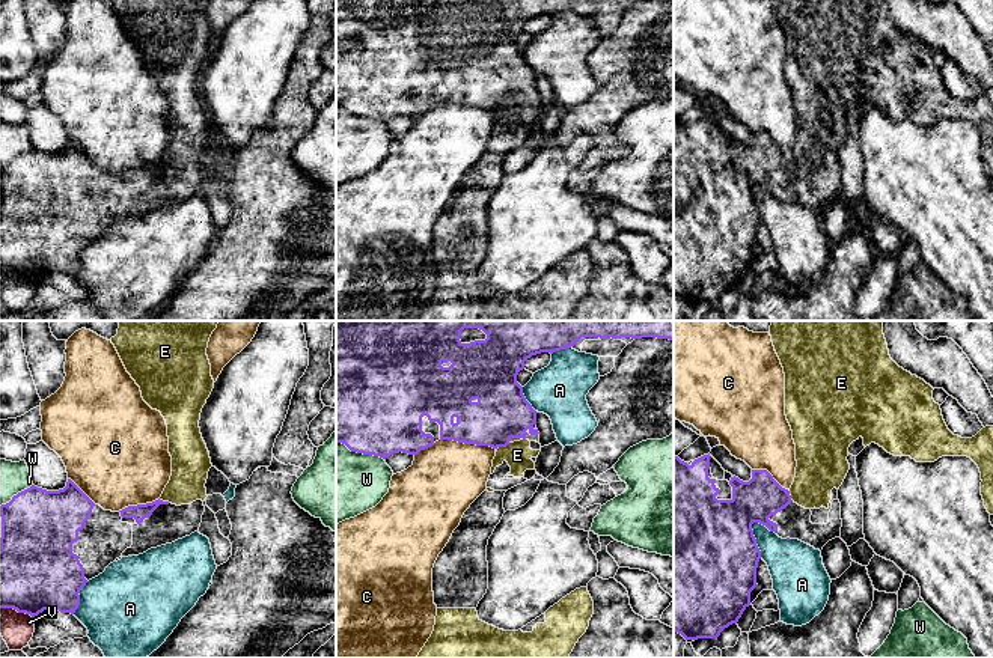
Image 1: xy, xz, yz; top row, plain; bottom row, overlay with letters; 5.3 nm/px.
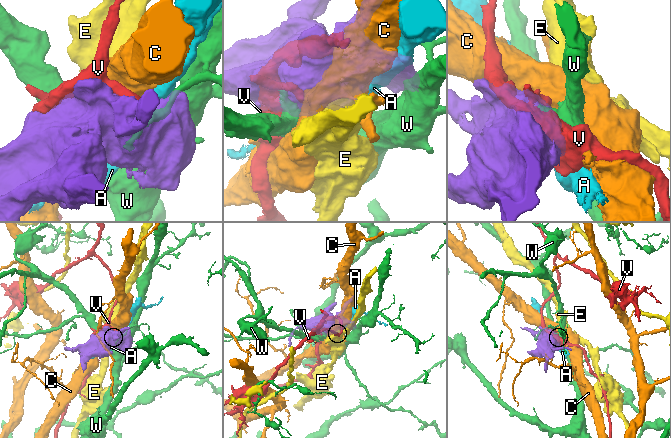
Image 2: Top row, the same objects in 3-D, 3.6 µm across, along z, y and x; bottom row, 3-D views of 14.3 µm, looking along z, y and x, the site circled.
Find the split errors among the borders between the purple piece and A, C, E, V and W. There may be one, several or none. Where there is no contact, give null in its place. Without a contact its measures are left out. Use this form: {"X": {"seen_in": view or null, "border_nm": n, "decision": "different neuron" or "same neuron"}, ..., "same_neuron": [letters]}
{"A": {"seen_in": "yz", "border_nm": 200, "decision": "different neuron"}, "C": {"seen_in": "xz", "border_nm": 300, "decision": "different neuron"}, "E": {"seen_in": "xz", "border_nm": 70, "decision": "same neuron"}, "V": {"seen_in": "xy", "border_nm": 190, "decision": "different neuron"}, "W": {"seen_in": "xz", "border_nm": 280, "decision": "different neuron"}, "same_neuron": ["E"]}

